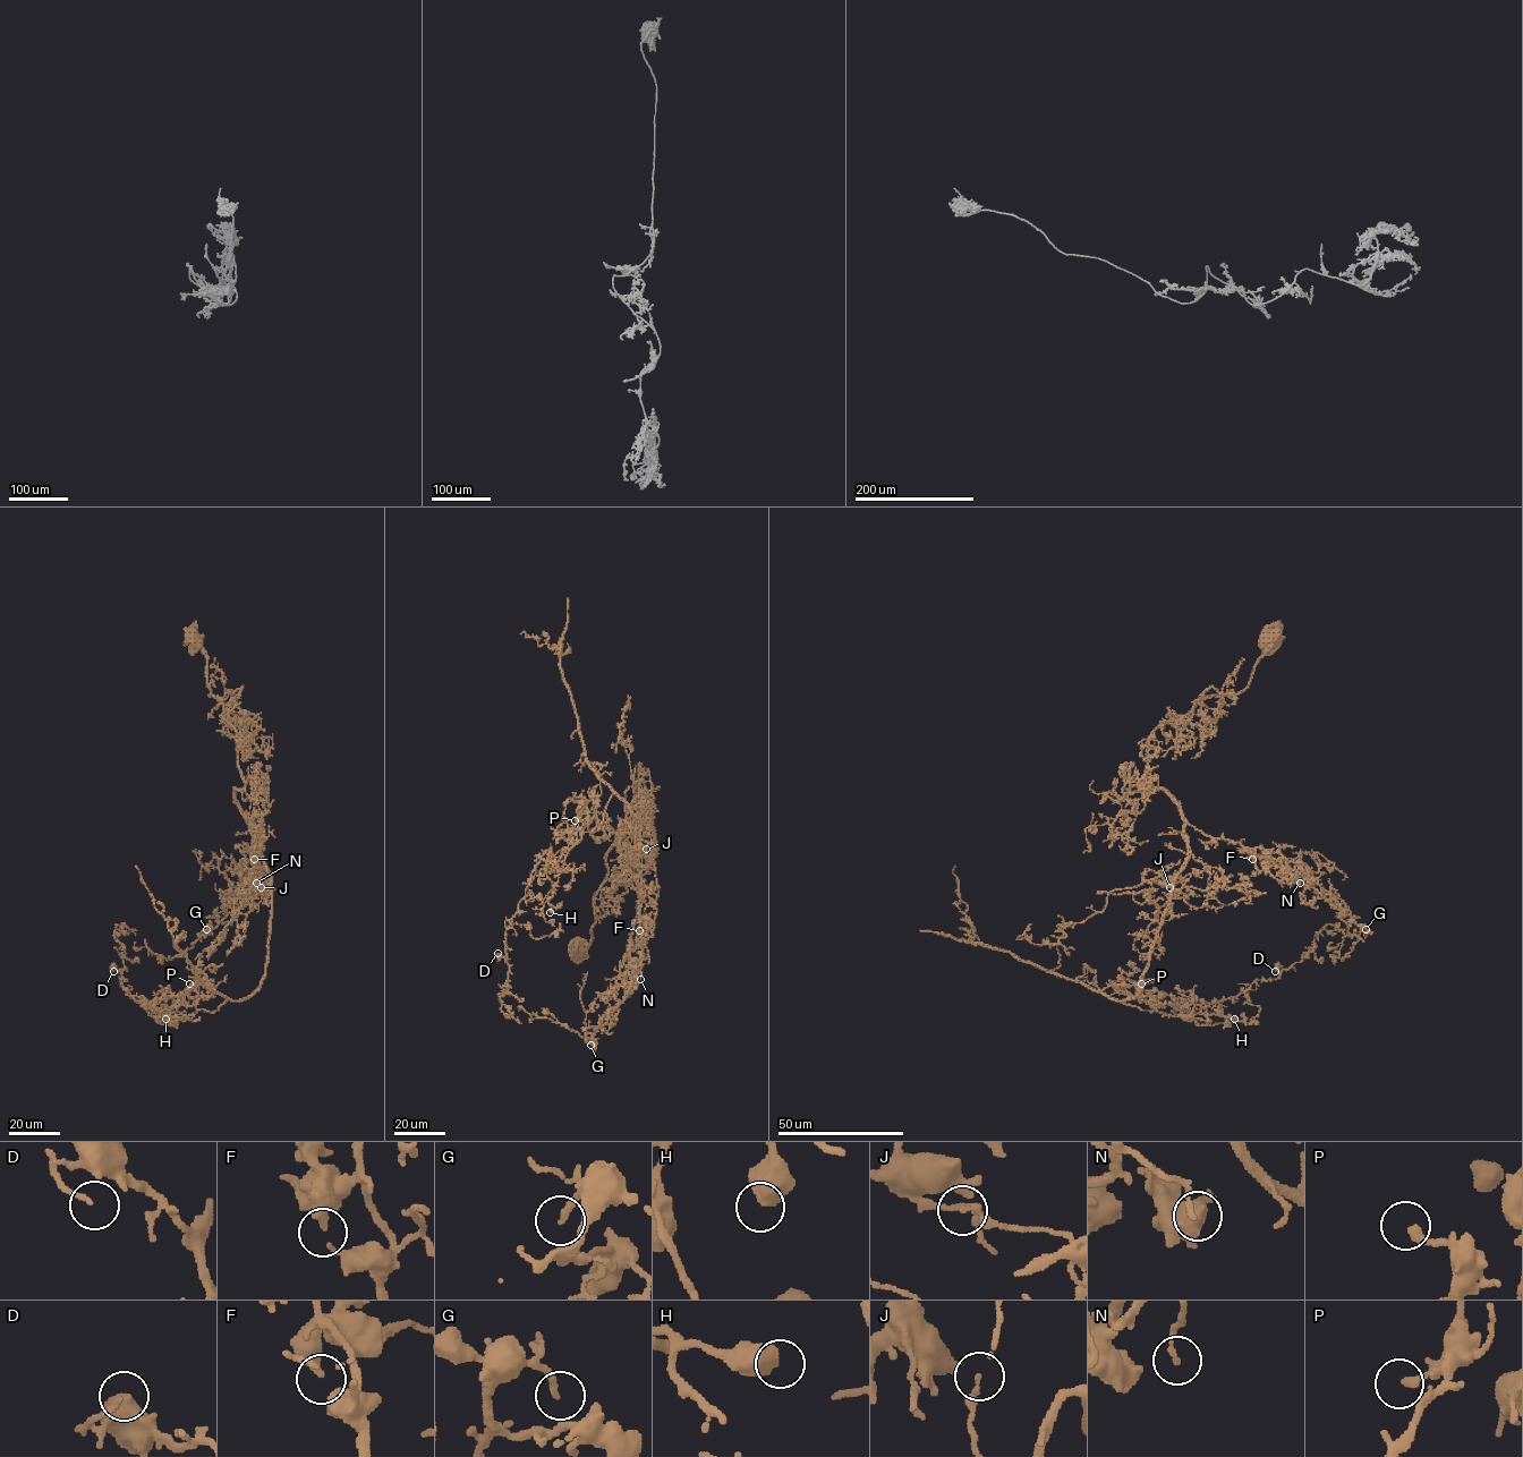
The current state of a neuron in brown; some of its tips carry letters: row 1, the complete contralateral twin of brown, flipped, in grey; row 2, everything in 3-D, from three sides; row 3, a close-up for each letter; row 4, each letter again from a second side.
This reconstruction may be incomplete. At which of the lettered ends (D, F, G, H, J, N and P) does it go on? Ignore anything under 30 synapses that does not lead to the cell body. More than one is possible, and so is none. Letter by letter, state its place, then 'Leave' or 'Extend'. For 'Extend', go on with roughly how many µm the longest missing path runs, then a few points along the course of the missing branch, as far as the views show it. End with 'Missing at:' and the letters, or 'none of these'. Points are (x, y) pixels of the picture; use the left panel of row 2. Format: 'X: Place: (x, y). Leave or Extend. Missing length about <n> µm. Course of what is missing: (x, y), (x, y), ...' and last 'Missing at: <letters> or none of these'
D: Place: (113, 971). Leave
F: Place: (254, 859). Leave
G: Place: (206, 929). Leave
H: Place: (166, 1019). Leave
J: Place: (261, 887). Leave
N: Place: (256, 883). Leave
P: Place: (189, 983). Leave
Missing at: none of these

